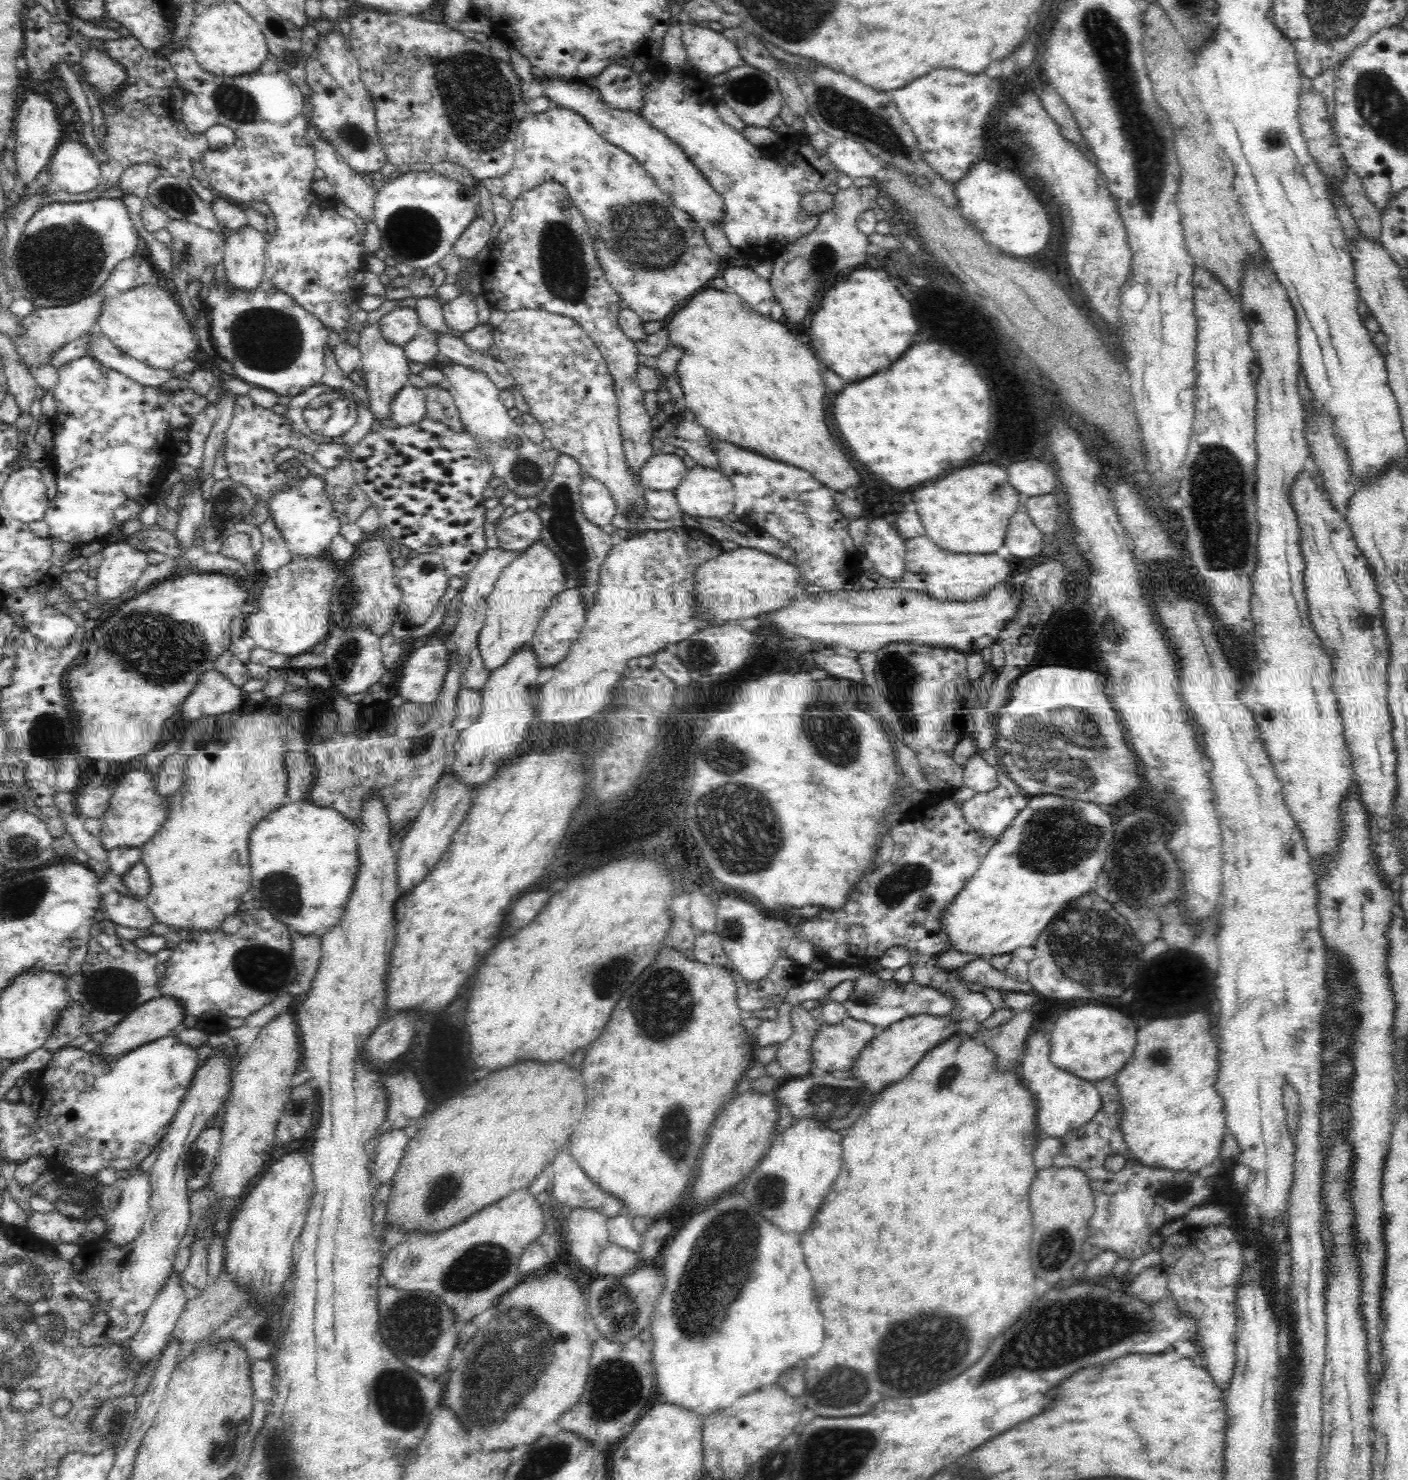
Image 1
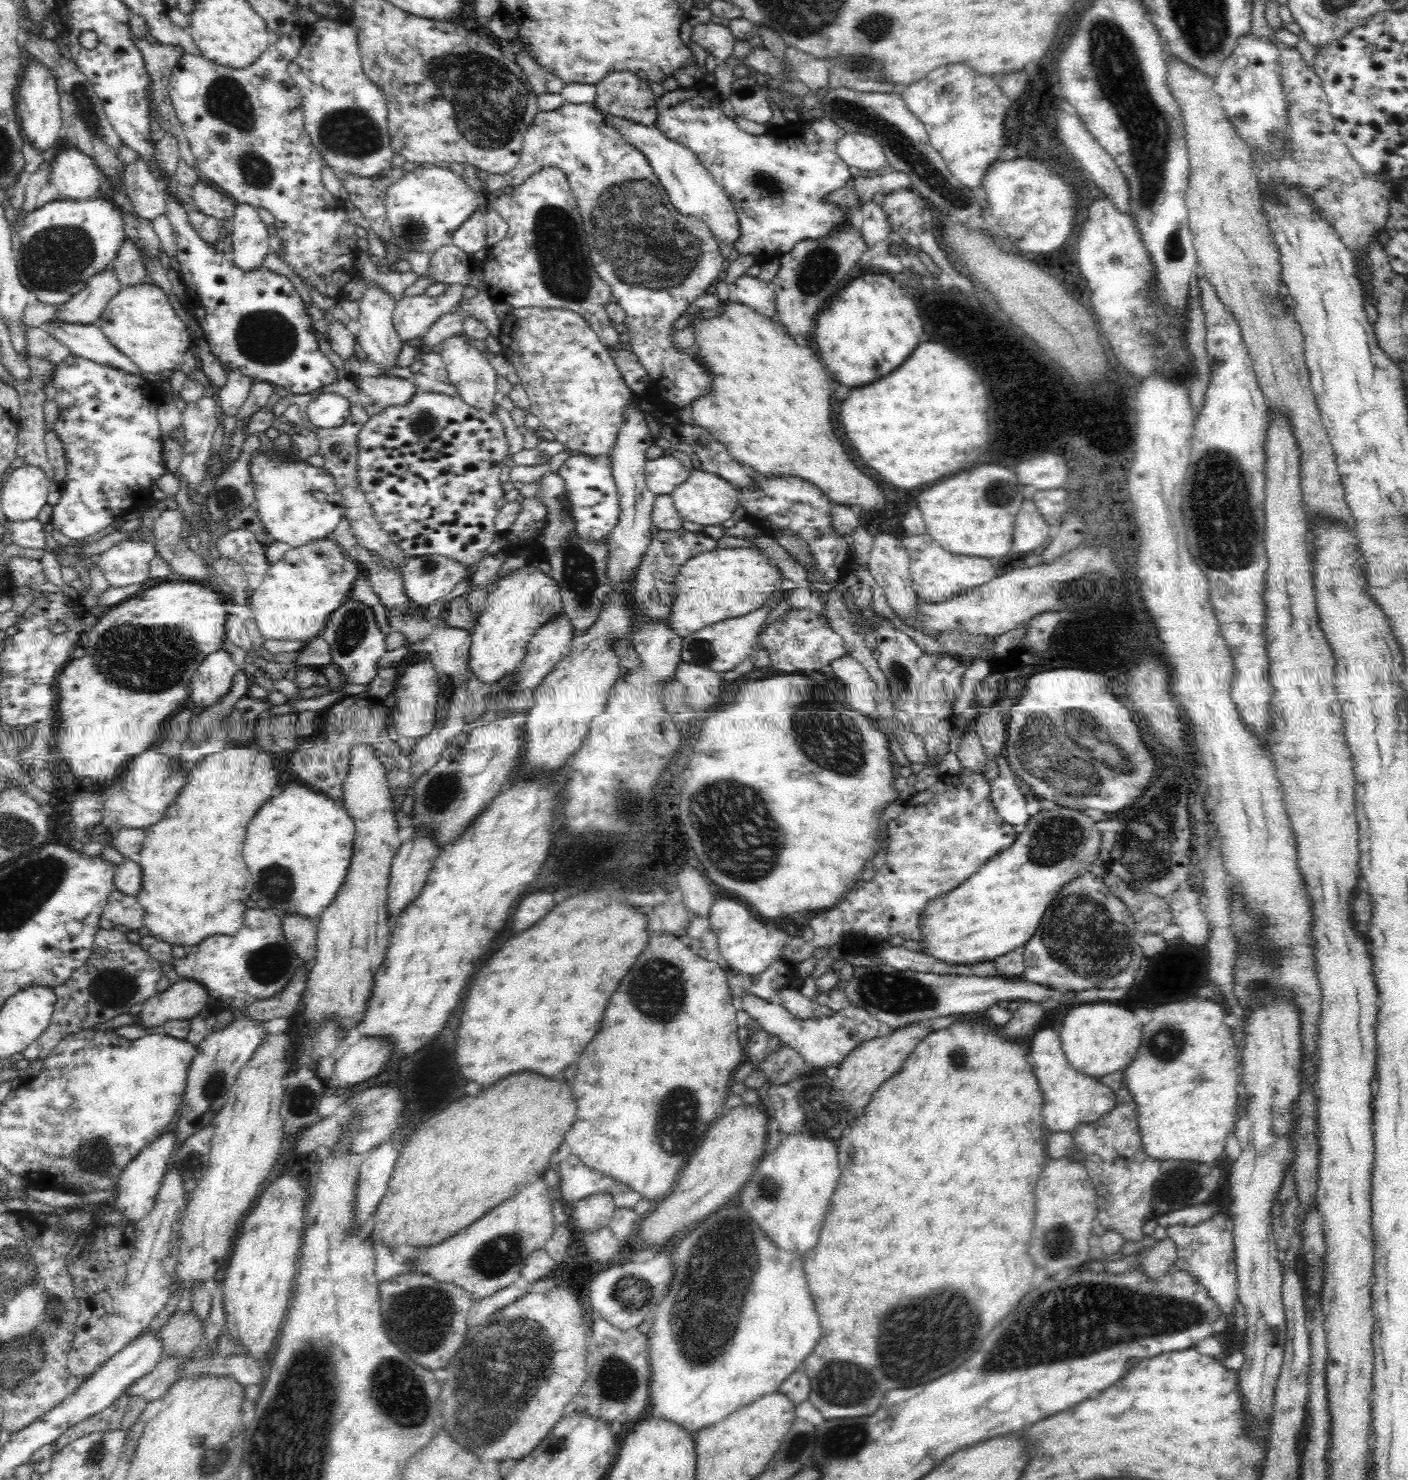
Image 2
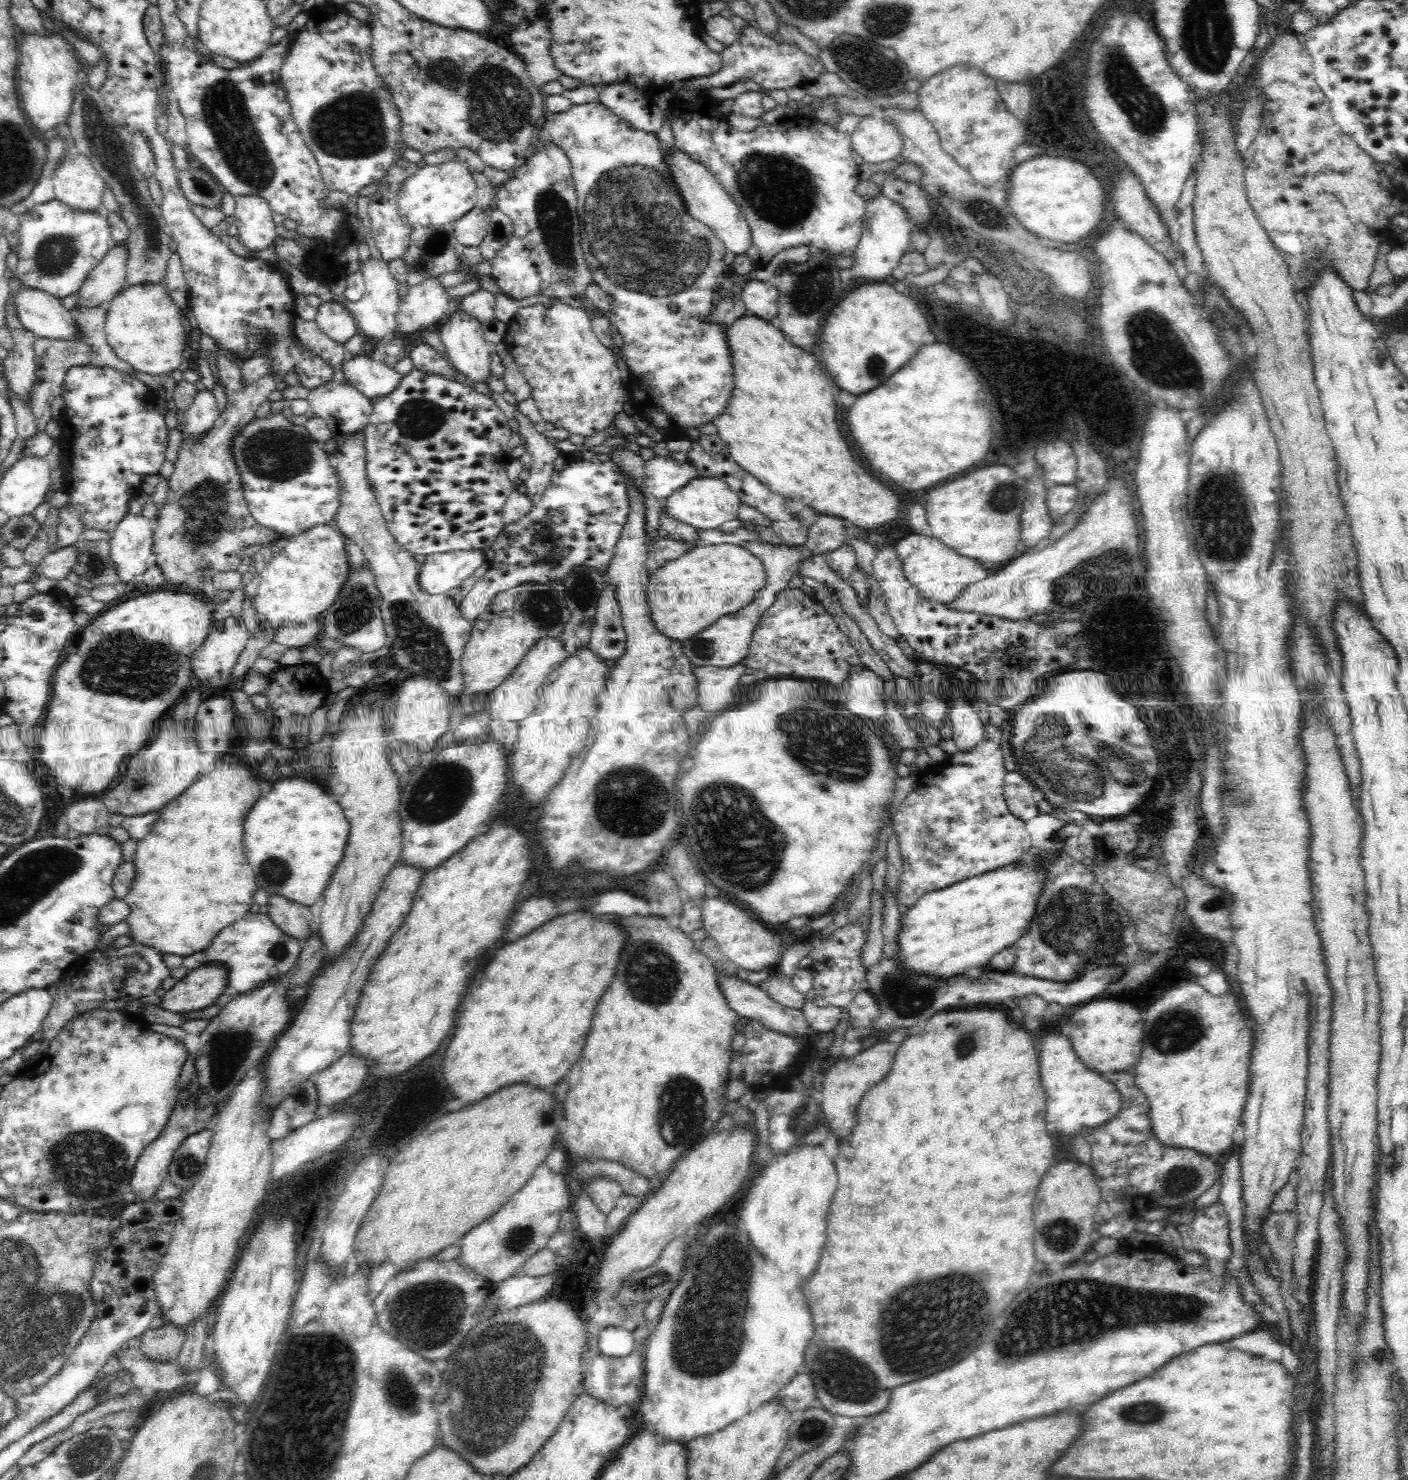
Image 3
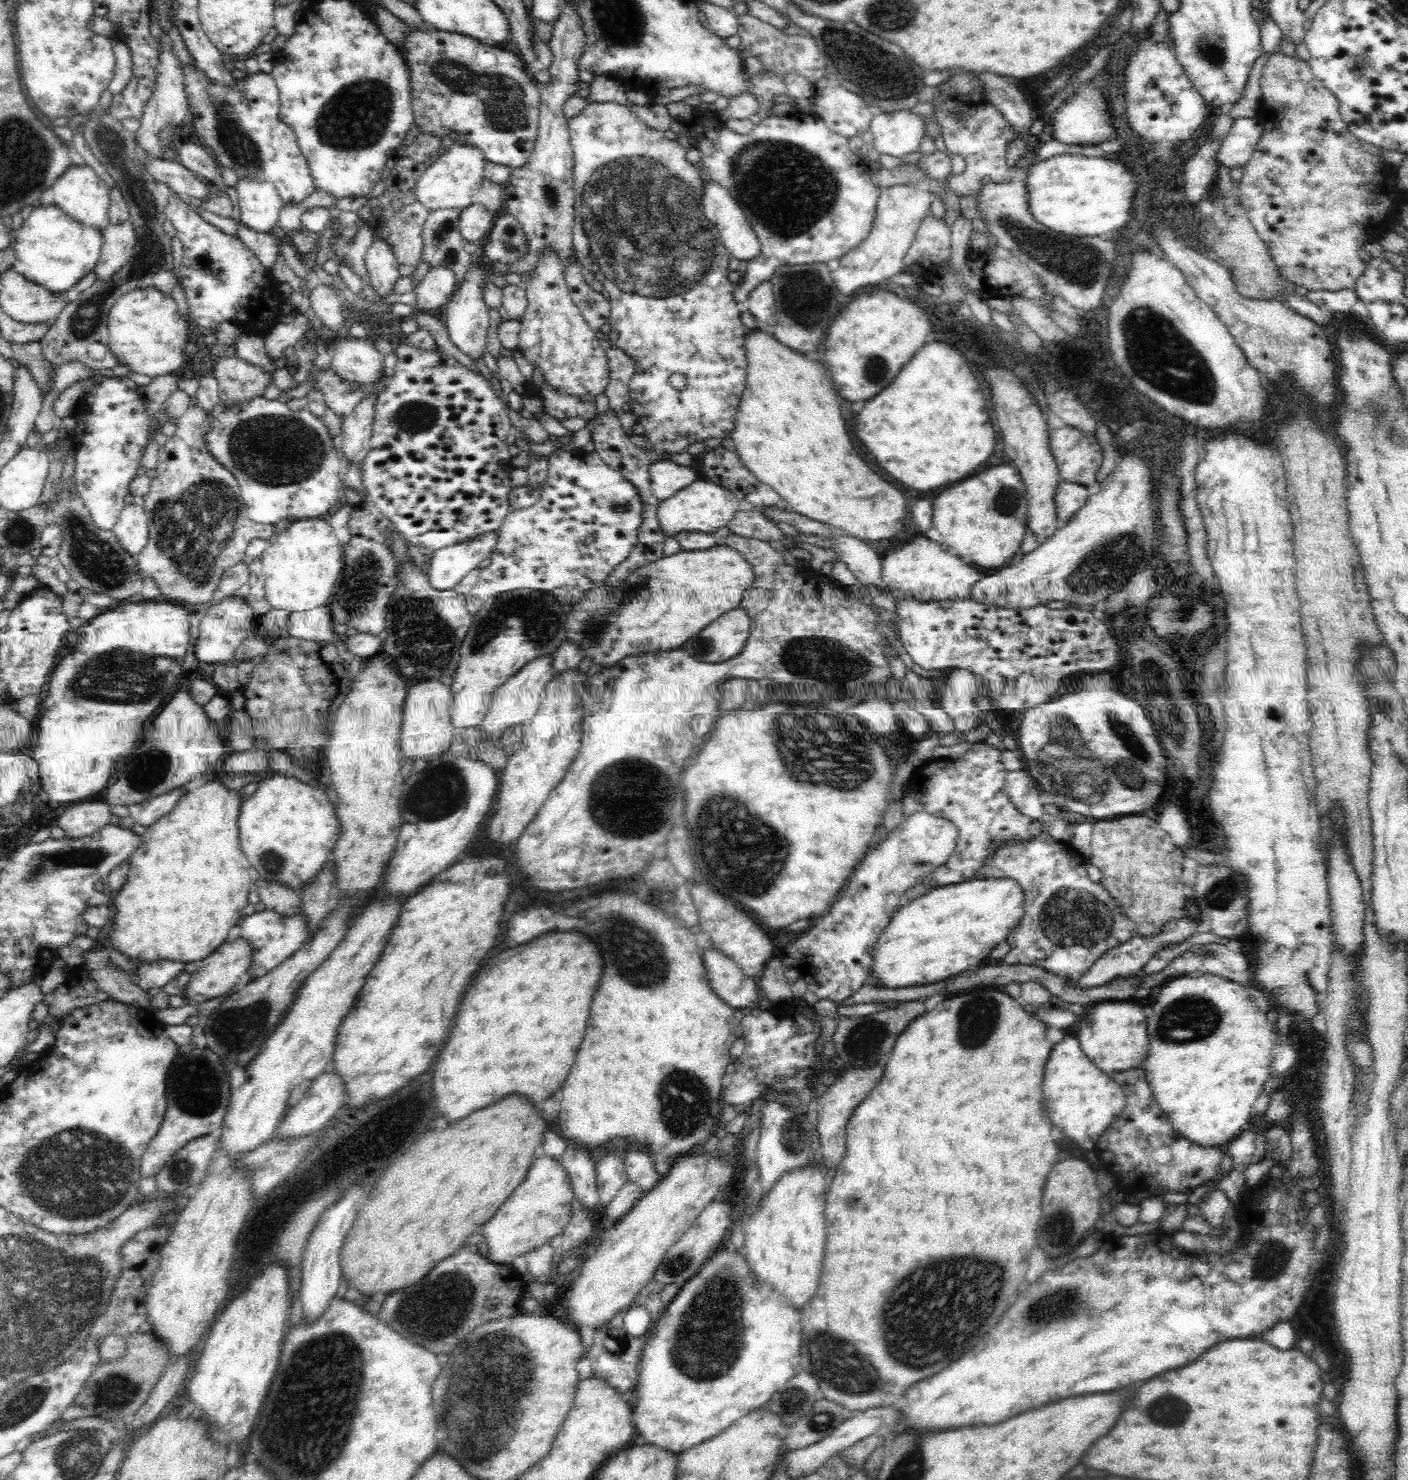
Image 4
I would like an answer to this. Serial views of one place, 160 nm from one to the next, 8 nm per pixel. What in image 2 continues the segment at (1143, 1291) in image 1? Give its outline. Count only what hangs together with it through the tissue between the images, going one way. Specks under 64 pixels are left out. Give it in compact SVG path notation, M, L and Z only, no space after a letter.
M1165 1238L1163 1241L1156 1241L1143 1254L1143 1261L1140 1263L1143 1273L1152 1280L1160 1278L1175 1264L1176 1247L1172 1239Z

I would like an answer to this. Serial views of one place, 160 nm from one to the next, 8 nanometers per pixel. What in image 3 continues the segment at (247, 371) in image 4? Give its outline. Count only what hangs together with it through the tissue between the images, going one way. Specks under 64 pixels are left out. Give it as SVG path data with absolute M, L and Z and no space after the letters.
M219 353L215 359L221 385L225 388L225 409L202 438L193 440L182 434L183 443L168 481L167 499L163 506L158 506L159 517L153 532L151 559L160 567L167 587L172 590L201 593L205 568L217 572L236 571L241 562L240 553L247 546L268 544L280 538L278 532L258 524L252 517L232 457L232 440L236 432L252 422L256 410L276 389L280 378L269 373L244 386L240 377L242 368L237 360Z

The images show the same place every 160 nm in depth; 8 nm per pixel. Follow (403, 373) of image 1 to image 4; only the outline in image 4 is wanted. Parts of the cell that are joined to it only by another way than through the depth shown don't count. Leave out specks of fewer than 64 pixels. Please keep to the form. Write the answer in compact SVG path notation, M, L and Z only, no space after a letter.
M375 238L364 259L371 290L378 298L390 296L396 282L401 278L398 273L400 264L396 261L392 249L382 238Z

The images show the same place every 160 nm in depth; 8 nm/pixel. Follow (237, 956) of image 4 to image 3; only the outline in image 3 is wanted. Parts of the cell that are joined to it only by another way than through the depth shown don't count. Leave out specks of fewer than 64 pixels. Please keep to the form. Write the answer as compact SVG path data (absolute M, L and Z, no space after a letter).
M204 964L178 981L161 997L160 1008L191 1013L212 1006L228 988L228 971L223 964Z

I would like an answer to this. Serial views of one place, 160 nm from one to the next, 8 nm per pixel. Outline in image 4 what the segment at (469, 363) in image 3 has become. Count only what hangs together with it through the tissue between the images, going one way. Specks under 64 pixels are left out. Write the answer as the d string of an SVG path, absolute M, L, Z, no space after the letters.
M471 262L464 279L458 283L455 294L442 310L445 326L452 344L473 361L483 359L486 346L486 334L488 334L488 328L490 326L490 308L488 308L482 300L482 286L488 282L491 276L490 272L491 269L488 265L474 264Z

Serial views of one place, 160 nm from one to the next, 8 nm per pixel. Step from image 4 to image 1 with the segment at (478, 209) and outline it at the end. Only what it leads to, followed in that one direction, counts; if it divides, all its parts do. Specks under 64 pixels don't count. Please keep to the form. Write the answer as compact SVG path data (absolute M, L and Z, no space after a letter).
M478 216L458 238L453 247L453 252L461 259L475 258L487 246L491 238L492 227L486 220Z

